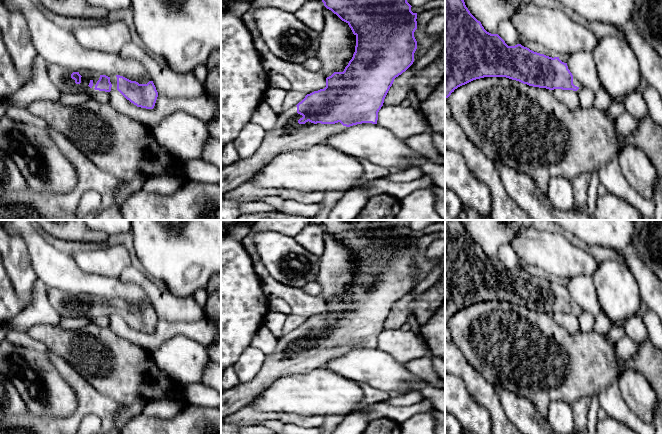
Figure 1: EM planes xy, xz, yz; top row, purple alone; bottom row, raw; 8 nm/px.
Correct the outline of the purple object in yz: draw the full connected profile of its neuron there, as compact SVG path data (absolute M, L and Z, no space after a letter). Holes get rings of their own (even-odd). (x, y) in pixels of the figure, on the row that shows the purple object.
M445 0L445 98L448 98L458 87L473 80L484 77L506 77L533 87L546 88L549 90L562 89L573 90L578 93L582 84L573 77L567 63L559 57L549 57L530 50L517 44L508 46L498 34L487 32L468 10L464 0Z

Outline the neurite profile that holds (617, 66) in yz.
M606 34L592 54L601 86L612 99L638 90L642 79L638 59L623 36Z

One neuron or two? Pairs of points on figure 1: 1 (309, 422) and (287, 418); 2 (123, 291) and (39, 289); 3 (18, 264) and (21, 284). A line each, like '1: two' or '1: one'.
1: one
2: two
3: one

